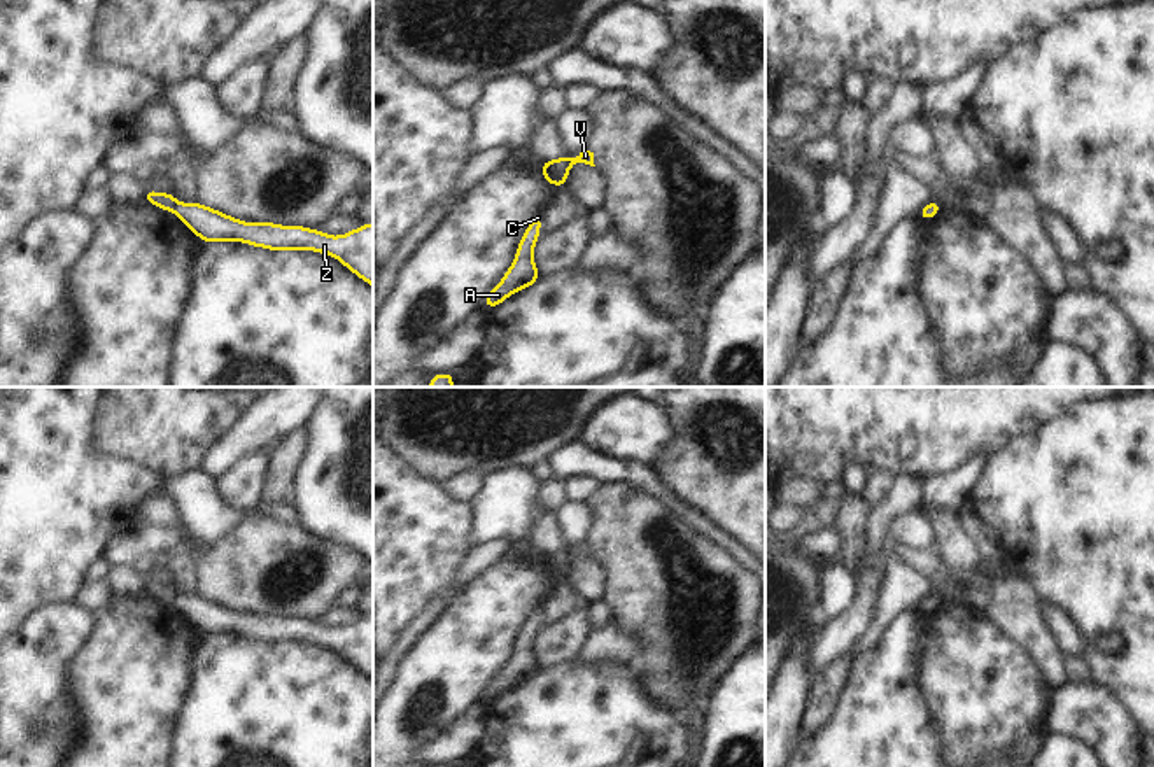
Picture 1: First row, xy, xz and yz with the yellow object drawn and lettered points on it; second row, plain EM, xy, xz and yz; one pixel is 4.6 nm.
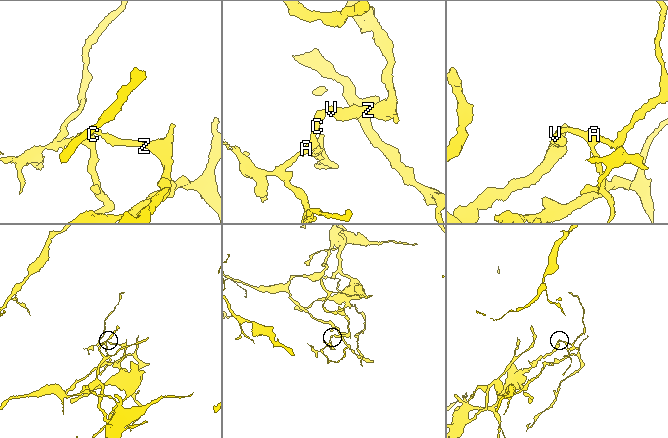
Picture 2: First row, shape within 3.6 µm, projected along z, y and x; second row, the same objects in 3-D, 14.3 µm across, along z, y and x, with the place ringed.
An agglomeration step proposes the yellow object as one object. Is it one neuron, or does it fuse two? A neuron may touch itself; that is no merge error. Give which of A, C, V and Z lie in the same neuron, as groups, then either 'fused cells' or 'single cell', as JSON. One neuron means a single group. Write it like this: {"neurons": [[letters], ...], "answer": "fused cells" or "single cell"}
{"neurons": [["A", "C"], ["V", "Z"]], "answer": "fused cells"}

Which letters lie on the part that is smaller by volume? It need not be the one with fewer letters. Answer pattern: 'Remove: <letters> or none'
Remove: A, C

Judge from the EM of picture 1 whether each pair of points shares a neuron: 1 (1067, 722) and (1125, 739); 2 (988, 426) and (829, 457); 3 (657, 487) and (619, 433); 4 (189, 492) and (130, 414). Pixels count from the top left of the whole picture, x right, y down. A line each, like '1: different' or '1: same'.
1: same
2: same
3: different
4: different

